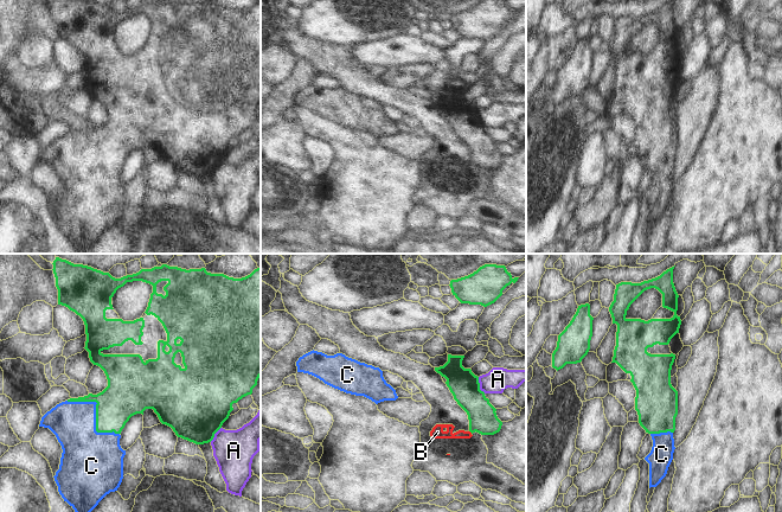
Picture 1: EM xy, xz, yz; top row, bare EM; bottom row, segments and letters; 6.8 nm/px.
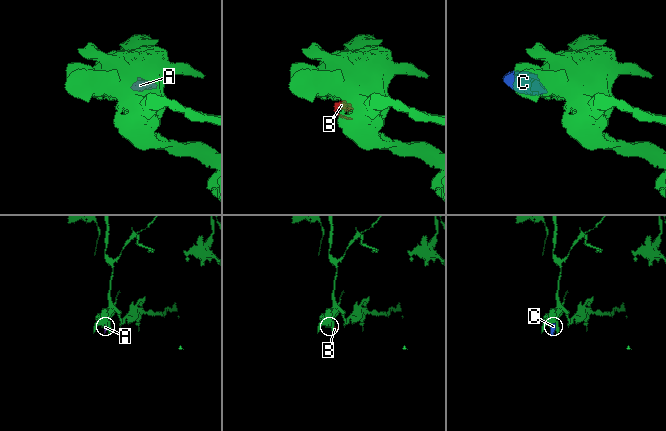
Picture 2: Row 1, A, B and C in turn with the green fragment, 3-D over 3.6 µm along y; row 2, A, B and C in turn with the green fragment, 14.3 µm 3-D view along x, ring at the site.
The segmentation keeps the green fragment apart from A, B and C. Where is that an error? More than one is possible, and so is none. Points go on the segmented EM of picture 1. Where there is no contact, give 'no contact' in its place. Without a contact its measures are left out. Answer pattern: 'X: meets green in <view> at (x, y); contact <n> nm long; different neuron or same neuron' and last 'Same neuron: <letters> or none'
A: meets green in xz at (479, 385); contact 120 nm long; different neuron
B: meets green in xz at (470, 432); contact 30 nm long; different neuron
C: meets green in xy at (96, 414); contact 420 nm long; same neuron
Same neuron: C

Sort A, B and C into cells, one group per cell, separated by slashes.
A / B / C

